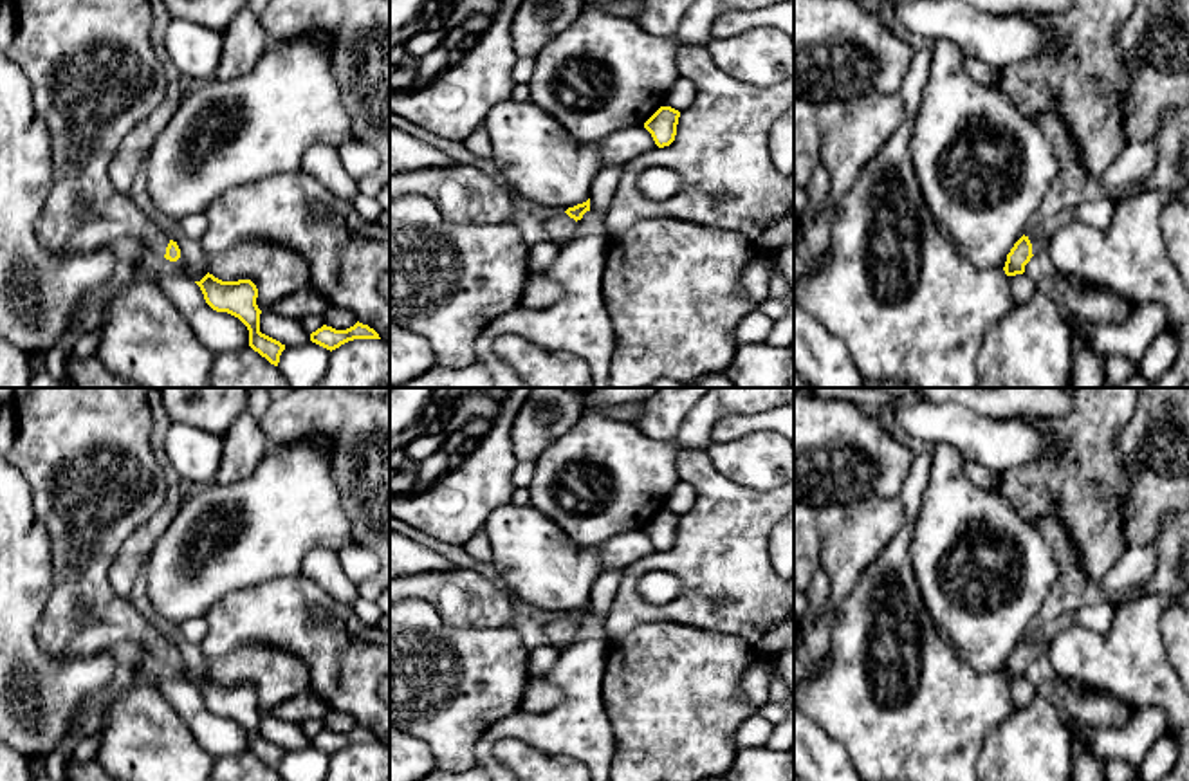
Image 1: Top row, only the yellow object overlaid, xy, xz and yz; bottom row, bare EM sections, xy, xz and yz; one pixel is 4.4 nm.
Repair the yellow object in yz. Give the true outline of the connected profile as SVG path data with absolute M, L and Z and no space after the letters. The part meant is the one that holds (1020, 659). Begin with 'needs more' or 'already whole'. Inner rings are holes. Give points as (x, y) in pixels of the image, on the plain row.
needs more | M1021 640L1014 651L1010 653L1010 657L1007 658L1007 666L1005 666L1005 678L1007 680L1016 680L1016 678L1023 678L1025 676L1025 669L1030 666L1032 660L1036 660L1037 657L1045 655L1048 648L1048 642L1043 640Z

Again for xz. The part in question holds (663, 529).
already whole | M660 510L646 527L644 532L651 538L659 552L669 550L677 539L680 516L671 510Z

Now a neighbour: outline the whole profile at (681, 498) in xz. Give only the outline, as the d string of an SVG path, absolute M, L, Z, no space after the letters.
M680 480L664 498L664 510L671 510L682 516L695 507L695 501L696 501L695 487Z

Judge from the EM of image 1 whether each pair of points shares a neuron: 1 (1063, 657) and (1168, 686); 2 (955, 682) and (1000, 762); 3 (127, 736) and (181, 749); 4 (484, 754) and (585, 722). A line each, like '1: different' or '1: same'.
1: same
2: different
3: same
4: same

